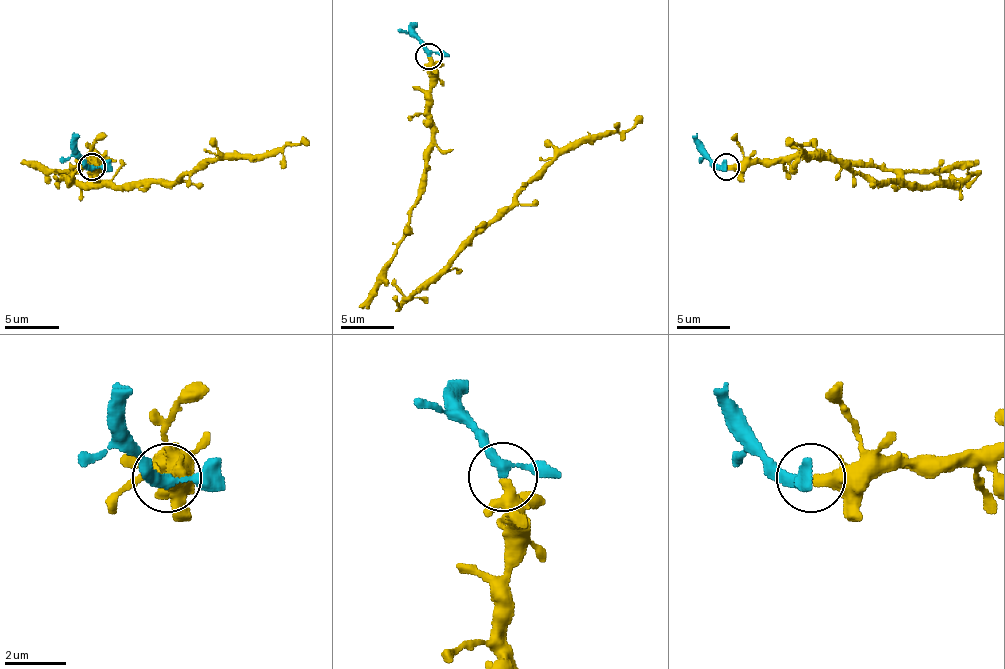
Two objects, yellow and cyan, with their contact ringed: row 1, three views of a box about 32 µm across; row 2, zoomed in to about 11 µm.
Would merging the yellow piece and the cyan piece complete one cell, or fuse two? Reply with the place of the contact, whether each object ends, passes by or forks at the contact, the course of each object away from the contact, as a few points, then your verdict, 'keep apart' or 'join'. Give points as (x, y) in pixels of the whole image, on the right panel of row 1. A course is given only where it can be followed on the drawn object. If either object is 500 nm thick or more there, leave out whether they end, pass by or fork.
place (726, 167); yellow forks; cyan passes by; course yellow (727, 167), (828, 154), (887, 170), (943, 170), (967, 178), (927, 186), (865, 181), (839, 162), (785, 141); course cyan (727, 167), (692, 135); join

